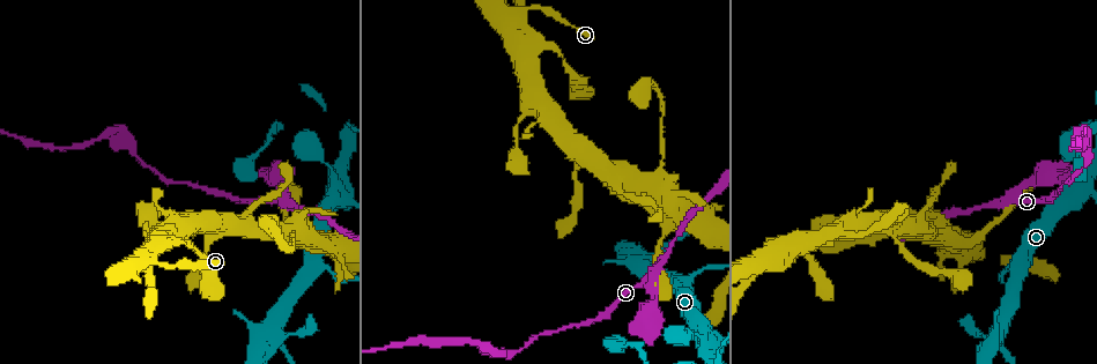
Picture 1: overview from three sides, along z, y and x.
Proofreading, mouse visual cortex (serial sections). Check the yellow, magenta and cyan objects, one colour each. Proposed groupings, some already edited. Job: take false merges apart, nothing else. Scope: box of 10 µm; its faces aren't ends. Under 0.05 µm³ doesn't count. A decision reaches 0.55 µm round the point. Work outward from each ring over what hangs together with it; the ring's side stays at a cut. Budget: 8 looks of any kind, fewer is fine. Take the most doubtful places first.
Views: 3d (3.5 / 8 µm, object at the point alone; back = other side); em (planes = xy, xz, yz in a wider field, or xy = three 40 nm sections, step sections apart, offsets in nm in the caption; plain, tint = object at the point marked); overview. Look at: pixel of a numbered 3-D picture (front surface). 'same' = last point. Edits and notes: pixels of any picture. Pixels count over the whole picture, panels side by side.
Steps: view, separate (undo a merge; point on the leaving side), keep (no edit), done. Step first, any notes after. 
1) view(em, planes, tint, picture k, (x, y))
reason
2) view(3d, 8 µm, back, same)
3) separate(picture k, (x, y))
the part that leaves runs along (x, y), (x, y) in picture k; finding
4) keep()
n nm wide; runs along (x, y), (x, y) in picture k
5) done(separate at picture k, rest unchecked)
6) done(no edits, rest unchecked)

view(3d, 3.5 µm, picture 1, (149, 270))
four-way junction

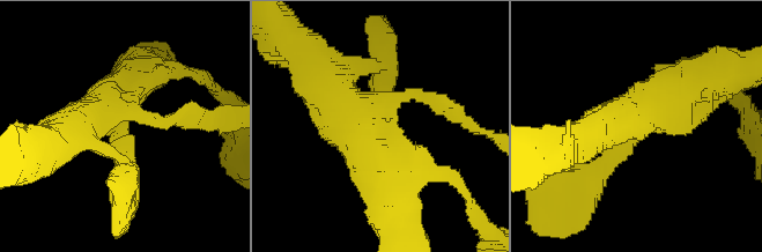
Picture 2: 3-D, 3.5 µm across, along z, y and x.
view(em, planes, tint, picture 2, (383, 130))

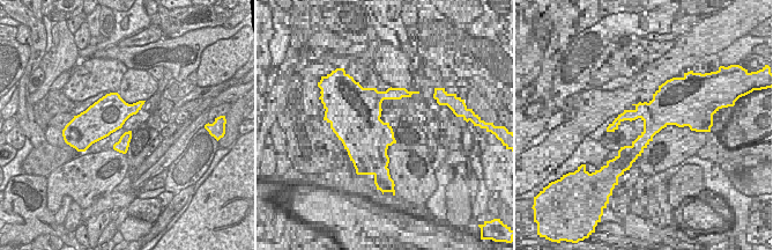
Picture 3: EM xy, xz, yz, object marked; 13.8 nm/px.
keep()
runs along (612, 115), (585, 188) in picture 2; all the same cell

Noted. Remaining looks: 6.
view(3d, 3.5 µm, picture 1, (700, 272))
thick turns thin

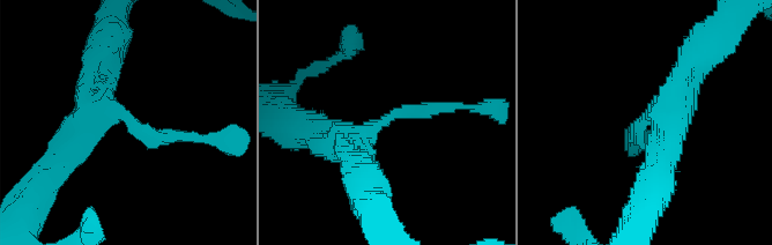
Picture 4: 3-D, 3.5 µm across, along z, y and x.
view(em, xy, step 3, tint, picture 4, (645, 117))
arms of 200, 400 nm; shape alone is not enough

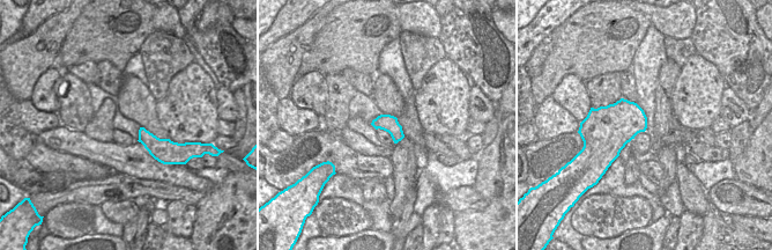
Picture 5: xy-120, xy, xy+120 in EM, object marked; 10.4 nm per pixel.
keep()
runs along (101, 83), (90, 112), (186, 140) in picture 4; continuous, no second cell

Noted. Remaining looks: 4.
view(3d, 3.5 µm, picture 1, (335, 176))
abrupt turn

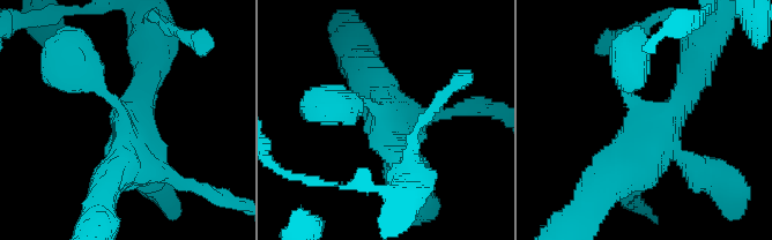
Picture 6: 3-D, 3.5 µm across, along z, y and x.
view(em, xy, step 5, tint, picture 6, (125, 122))
4 arms; arms of 250, 250, 400, 600 nm; shape alone is not enough

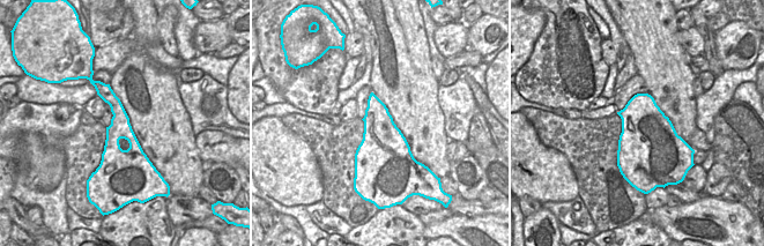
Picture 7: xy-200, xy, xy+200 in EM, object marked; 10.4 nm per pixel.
keep()
runs along (96, 83), (117, 107), (116, 168) in picture 7; continuous, no second cell

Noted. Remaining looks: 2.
done(no edits, rest unchecked)

